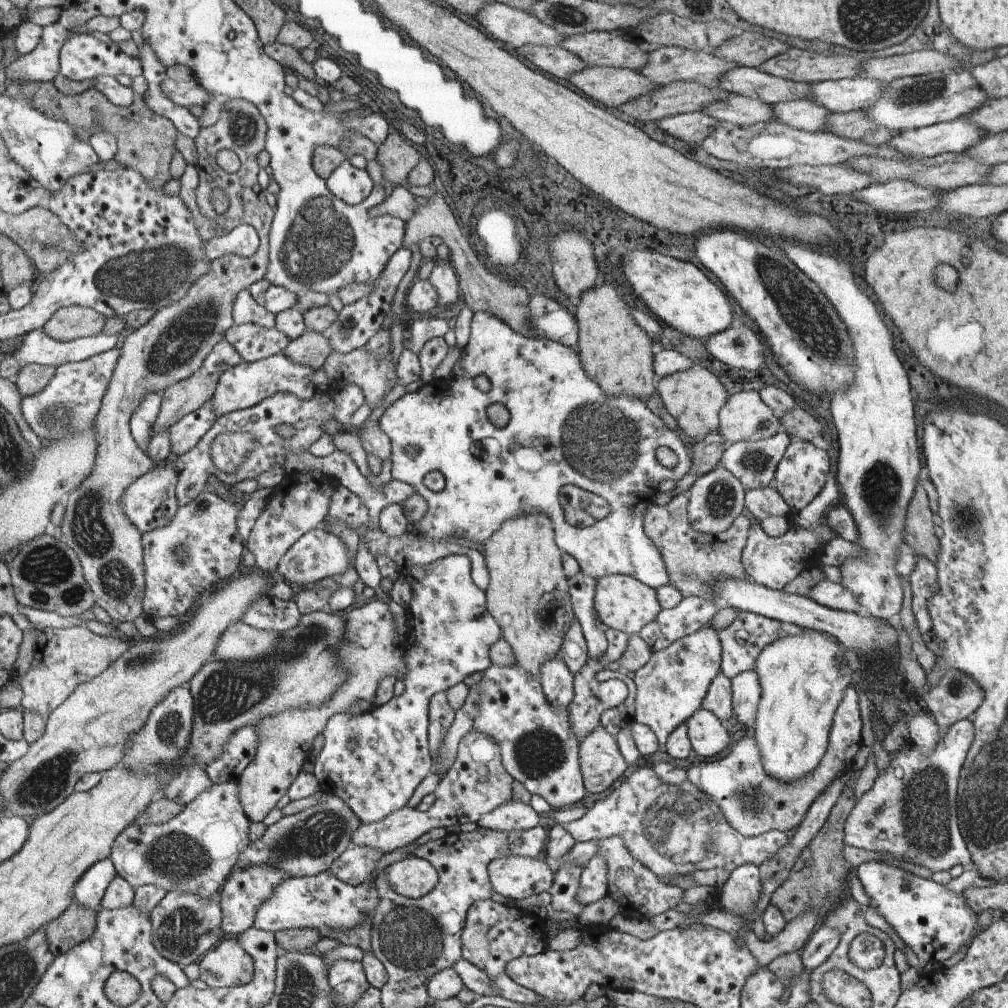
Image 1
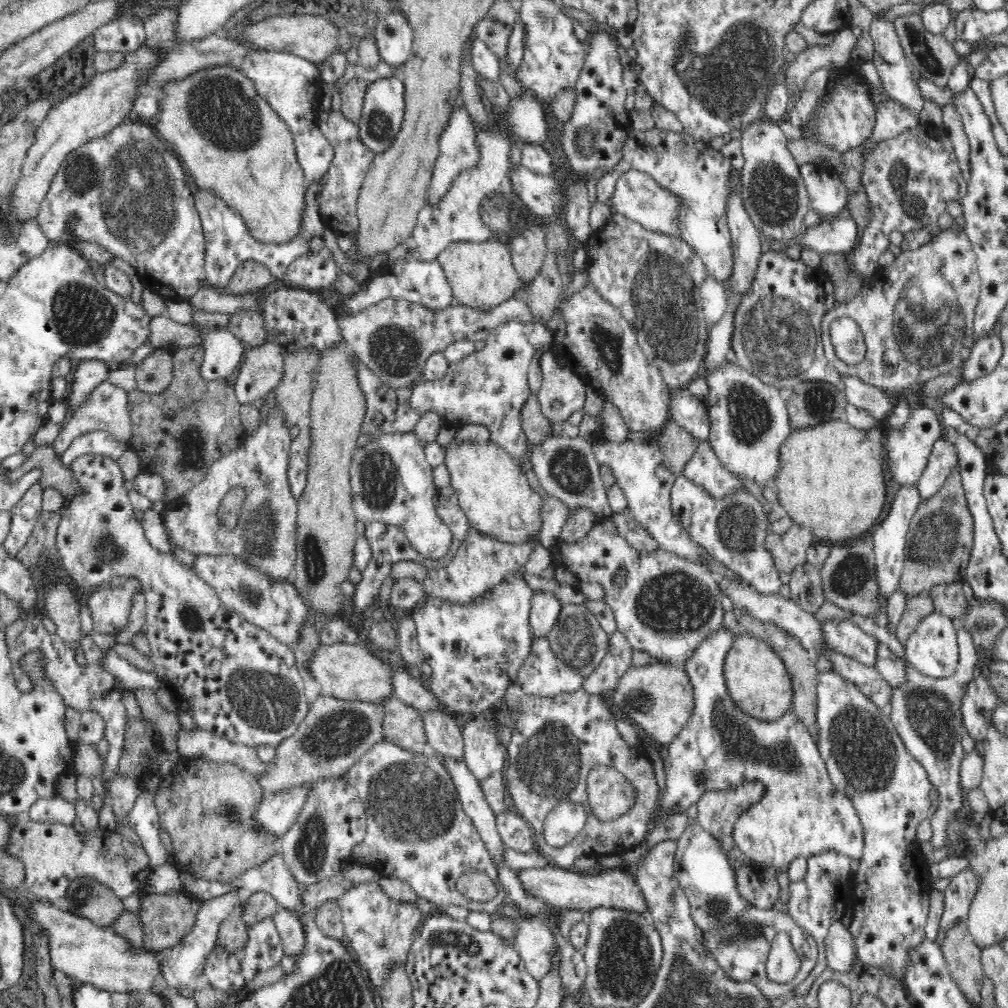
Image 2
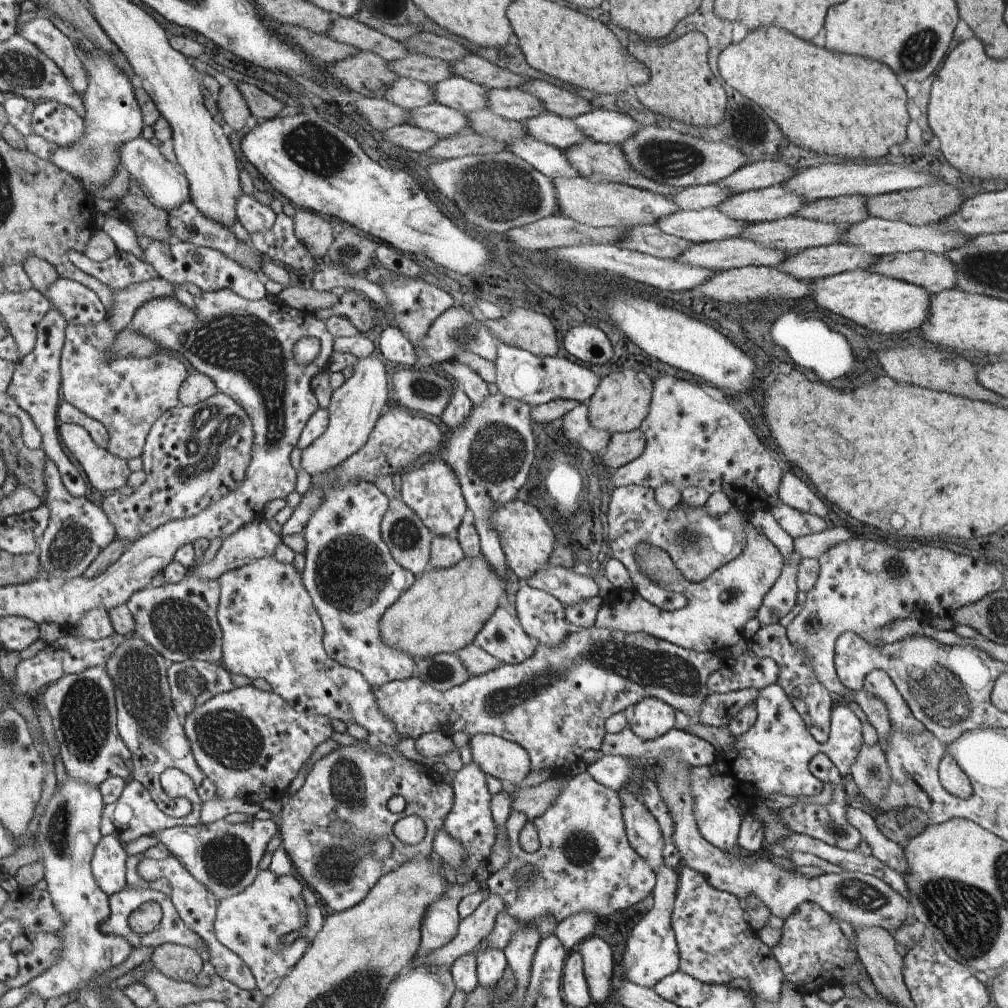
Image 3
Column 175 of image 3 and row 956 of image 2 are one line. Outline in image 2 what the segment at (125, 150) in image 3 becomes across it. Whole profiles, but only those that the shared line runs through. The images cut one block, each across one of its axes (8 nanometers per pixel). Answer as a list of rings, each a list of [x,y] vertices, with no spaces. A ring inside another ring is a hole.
[[[237,890],[222,894],[218,898],[204,900],[200,910],[198,910],[198,914],[196,914],[196,922],[193,929],[187,932],[178,944],[169,947],[164,952],[164,958],[160,961],[159,969],[161,970],[162,978],[166,980],[166,984],[171,988],[172,992],[180,994],[180,996],[186,996],[186,998],[194,998],[194,990],[196,990],[198,978],[202,976],[206,960],[217,944],[219,924],[231,913],[234,905],[238,903],[240,903],[240,898]]]

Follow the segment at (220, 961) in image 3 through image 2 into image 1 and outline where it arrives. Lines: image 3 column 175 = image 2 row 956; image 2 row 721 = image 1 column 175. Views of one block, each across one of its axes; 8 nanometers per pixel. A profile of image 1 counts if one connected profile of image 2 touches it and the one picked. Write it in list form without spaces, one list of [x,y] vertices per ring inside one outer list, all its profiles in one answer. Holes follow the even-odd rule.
[[[234,781],[214,783],[169,822],[125,828],[109,857],[116,873],[135,889],[154,885],[167,894],[190,892],[204,898],[216,896],[251,843],[251,820],[244,813],[238,787]]]

